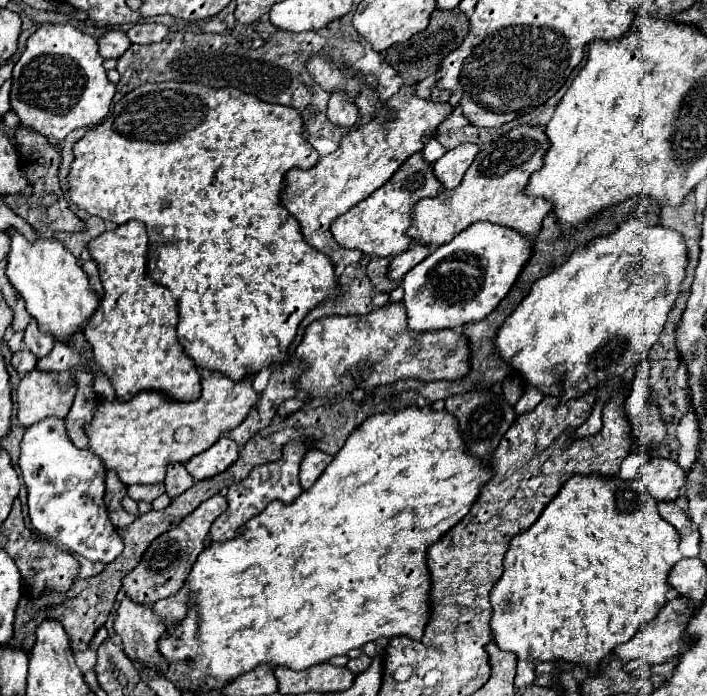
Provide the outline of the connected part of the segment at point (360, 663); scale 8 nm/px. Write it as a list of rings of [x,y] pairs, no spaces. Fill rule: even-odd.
[[[362,654],[362,656],[356,658],[356,660],[348,660],[348,668],[350,668],[350,672],[360,674],[360,672],[364,672],[364,670],[370,666],[370,662],[372,662],[372,658],[366,656],[366,654]]]

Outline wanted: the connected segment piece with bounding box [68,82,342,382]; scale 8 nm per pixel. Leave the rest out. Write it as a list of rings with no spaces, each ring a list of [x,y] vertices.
[[[162,82],[162,84],[144,84],[132,90],[130,94],[126,94],[120,102],[114,104],[112,114],[100,126],[90,128],[74,144],[74,162],[68,176],[72,202],[76,202],[78,208],[86,210],[88,214],[98,216],[102,220],[110,220],[114,224],[126,224],[130,220],[138,220],[146,224],[148,238],[150,238],[148,276],[154,278],[158,284],[166,286],[178,298],[180,344],[184,346],[188,356],[196,362],[196,366],[222,372],[230,376],[234,382],[244,380],[246,376],[250,378],[266,366],[286,364],[290,360],[286,352],[304,316],[324,300],[332,300],[342,294],[332,260],[304,240],[298,220],[282,206],[282,198],[280,198],[286,172],[294,166],[312,168],[320,158],[318,152],[304,140],[302,130],[304,130],[302,118],[294,108],[262,102],[254,94],[246,94],[234,88],[210,88],[198,82]]]

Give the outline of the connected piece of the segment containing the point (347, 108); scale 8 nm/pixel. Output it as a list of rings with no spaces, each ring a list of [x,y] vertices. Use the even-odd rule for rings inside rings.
[[[334,92],[330,96],[328,102],[328,120],[334,122],[336,126],[344,126],[344,128],[352,128],[358,122],[358,108],[354,108],[354,104],[350,104],[350,100],[346,100],[346,96],[340,96],[342,92]]]

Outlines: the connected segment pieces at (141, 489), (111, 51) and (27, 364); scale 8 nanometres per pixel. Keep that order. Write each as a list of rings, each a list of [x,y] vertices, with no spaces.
[[[150,484],[150,486],[130,486],[128,488],[128,496],[132,500],[146,500],[152,502],[154,498],[158,498],[160,494],[164,494],[164,484]]]
[[[110,30],[98,40],[100,56],[102,58],[120,58],[130,48],[130,44],[132,42],[128,40],[128,36],[122,30]]]
[[[18,350],[12,354],[12,360],[10,364],[20,372],[20,374],[28,374],[30,370],[36,368],[36,356],[30,352],[30,350]]]

